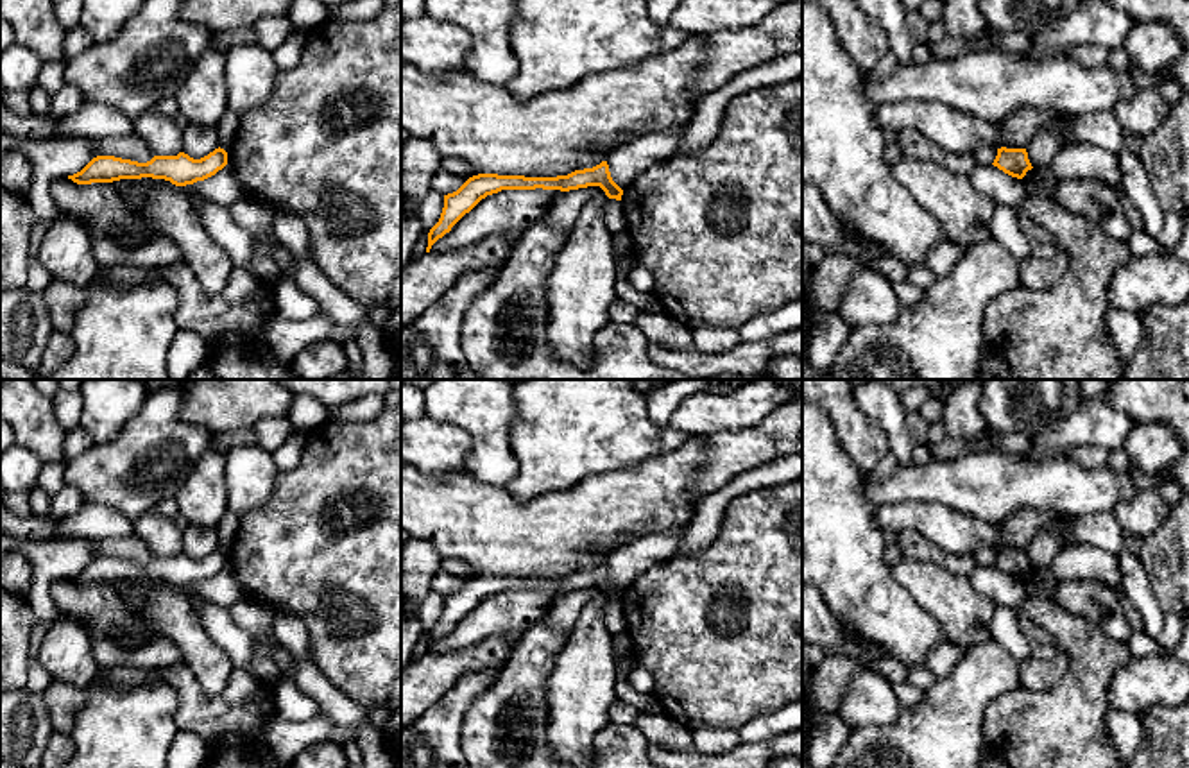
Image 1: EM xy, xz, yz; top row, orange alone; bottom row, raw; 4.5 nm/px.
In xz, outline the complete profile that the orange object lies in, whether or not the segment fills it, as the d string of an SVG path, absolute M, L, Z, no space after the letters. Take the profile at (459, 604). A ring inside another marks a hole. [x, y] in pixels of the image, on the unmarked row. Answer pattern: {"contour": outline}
{"contour": "M607 562L593 569L575 571L557 578L525 578L525 576L498 576L478 575L469 578L457 593L444 596L444 609L439 623L428 634L428 648L442 639L451 628L469 614L482 600L501 591L578 591L600 587L609 600L621 602L623 591L612 582Z"}

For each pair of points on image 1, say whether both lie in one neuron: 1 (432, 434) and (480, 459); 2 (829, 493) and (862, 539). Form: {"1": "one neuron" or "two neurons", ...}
{"1": "two neurons", "2": "one neuron"}

